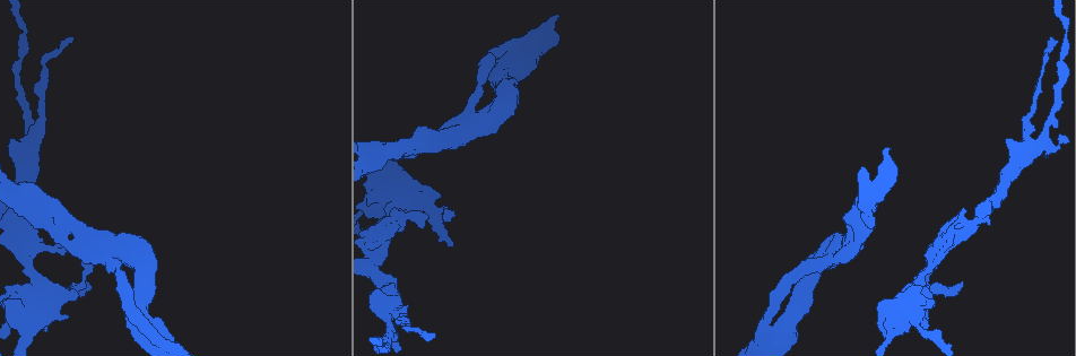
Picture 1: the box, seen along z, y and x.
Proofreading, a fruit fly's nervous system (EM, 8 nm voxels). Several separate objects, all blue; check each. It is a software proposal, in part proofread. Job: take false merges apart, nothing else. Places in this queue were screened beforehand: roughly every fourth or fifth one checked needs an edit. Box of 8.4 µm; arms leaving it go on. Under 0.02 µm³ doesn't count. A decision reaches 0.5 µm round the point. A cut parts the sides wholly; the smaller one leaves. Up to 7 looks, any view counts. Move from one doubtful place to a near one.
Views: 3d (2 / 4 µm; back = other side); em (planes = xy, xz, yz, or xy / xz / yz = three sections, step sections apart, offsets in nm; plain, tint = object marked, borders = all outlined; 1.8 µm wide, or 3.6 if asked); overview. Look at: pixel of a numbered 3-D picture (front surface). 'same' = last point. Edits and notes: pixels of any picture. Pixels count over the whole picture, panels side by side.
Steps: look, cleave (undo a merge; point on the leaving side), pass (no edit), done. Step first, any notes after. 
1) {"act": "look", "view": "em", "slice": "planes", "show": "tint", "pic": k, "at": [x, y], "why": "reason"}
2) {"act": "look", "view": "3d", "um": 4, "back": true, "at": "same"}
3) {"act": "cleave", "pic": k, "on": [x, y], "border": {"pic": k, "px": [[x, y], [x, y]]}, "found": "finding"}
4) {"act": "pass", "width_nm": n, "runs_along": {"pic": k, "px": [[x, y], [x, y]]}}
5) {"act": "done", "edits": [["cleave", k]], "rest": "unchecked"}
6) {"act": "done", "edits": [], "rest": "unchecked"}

{"act": "look", "view": "3d", "um": 4, "pic": 1, "at": [24, 315], "why": "looks like a crossing"}

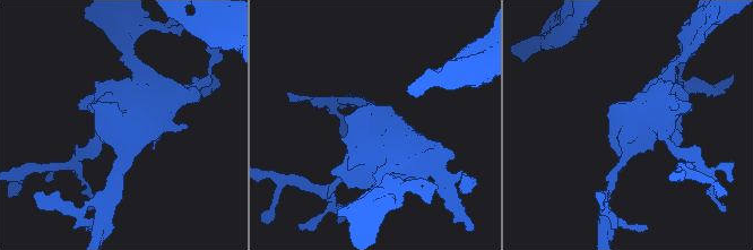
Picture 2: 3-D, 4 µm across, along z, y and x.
{"act": "look", "view": "em", "slice": "planes", "show": "tint", "pic": 2, "at": [375, 139], "why": "now the EM"}

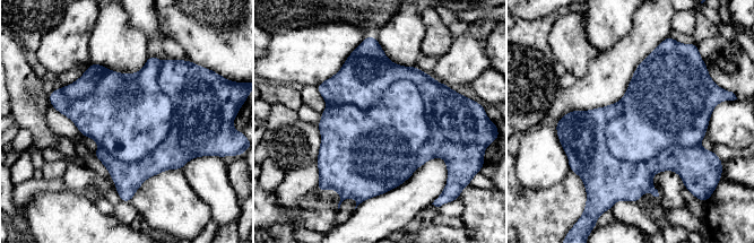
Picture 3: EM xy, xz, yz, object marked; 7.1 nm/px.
{"act": "cleave", "pic": 3, "on": [400, 113], "found": "a second neuron is stuck on"}

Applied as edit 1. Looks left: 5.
{"act": "look", "view": "em", "um": 3.6, "slice": "yz", "step": 4, "show": "tint", "pic": 1, "at": [126, 250]}

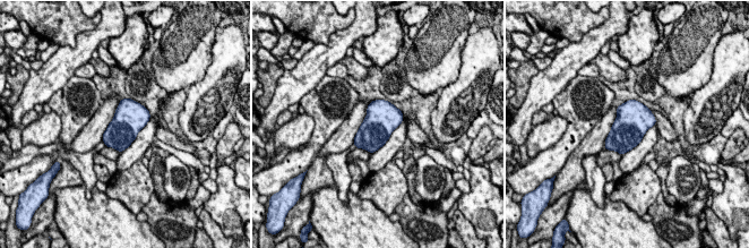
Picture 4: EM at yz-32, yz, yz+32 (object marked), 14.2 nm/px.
{"act": "look", "view": "em", "um": 3.6, "slice": "planes", "show": "borders", "at": "same"}

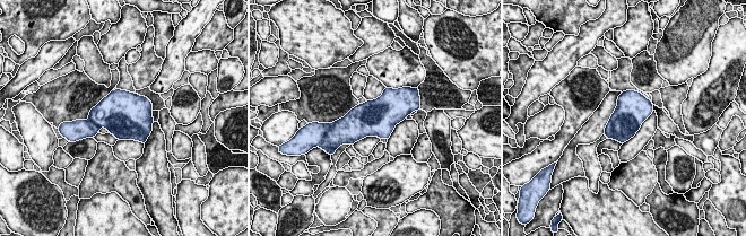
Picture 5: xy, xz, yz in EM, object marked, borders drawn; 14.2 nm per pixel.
{"act": "pass", "found": "one neuron here"}

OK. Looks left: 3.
{"act": "done", "edits": [["cleave", 3]], "rest": "unchecked"}

